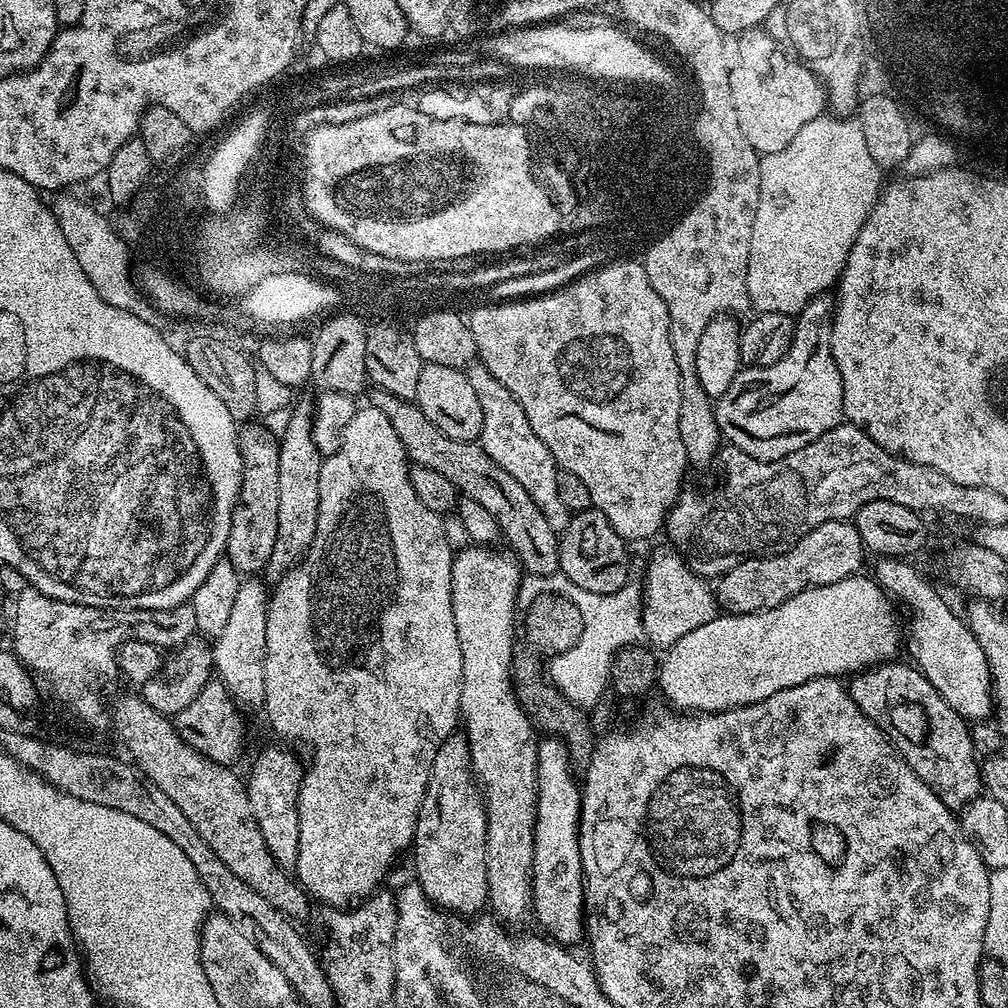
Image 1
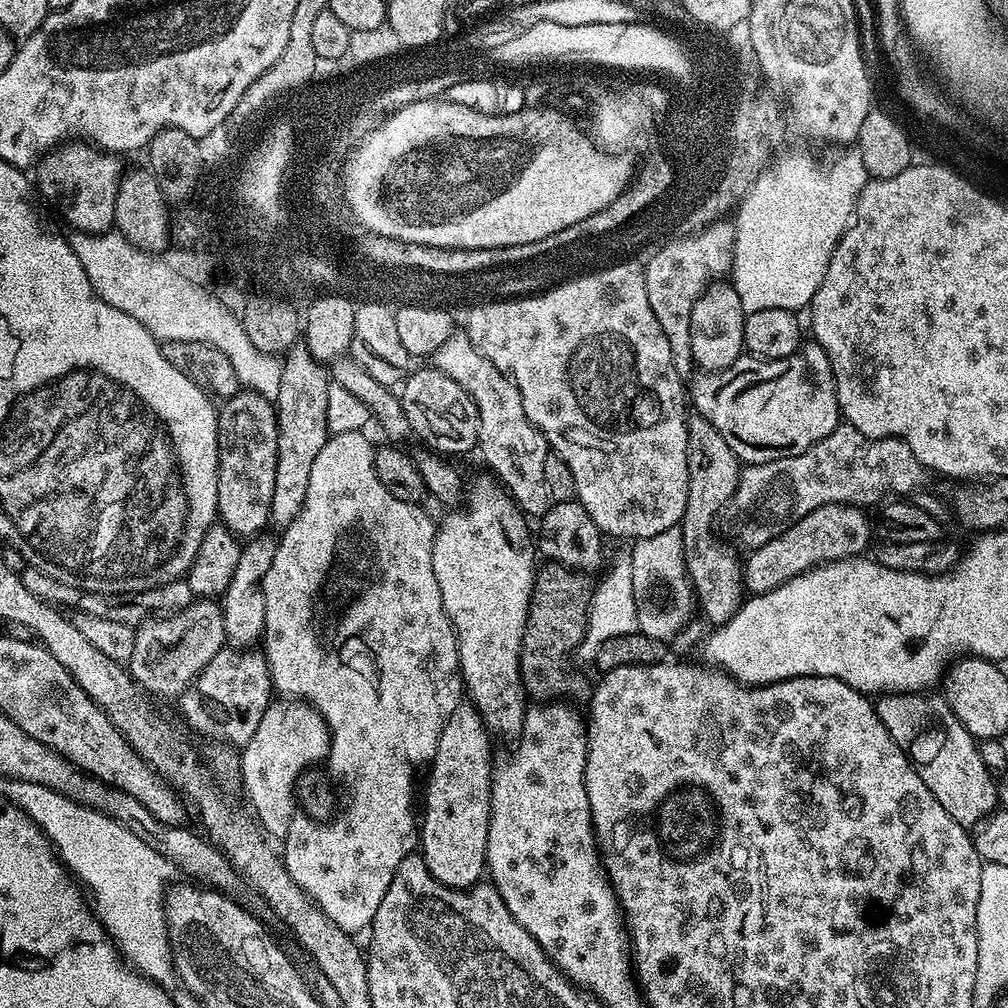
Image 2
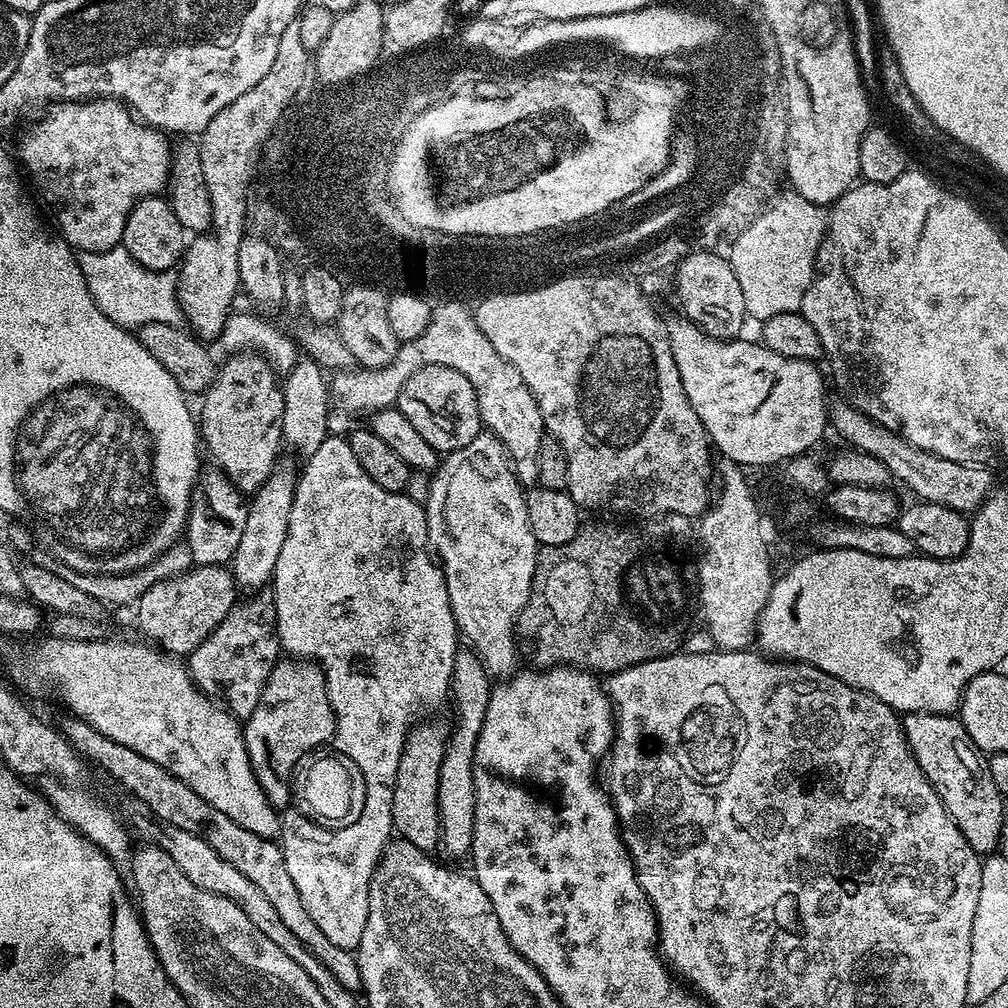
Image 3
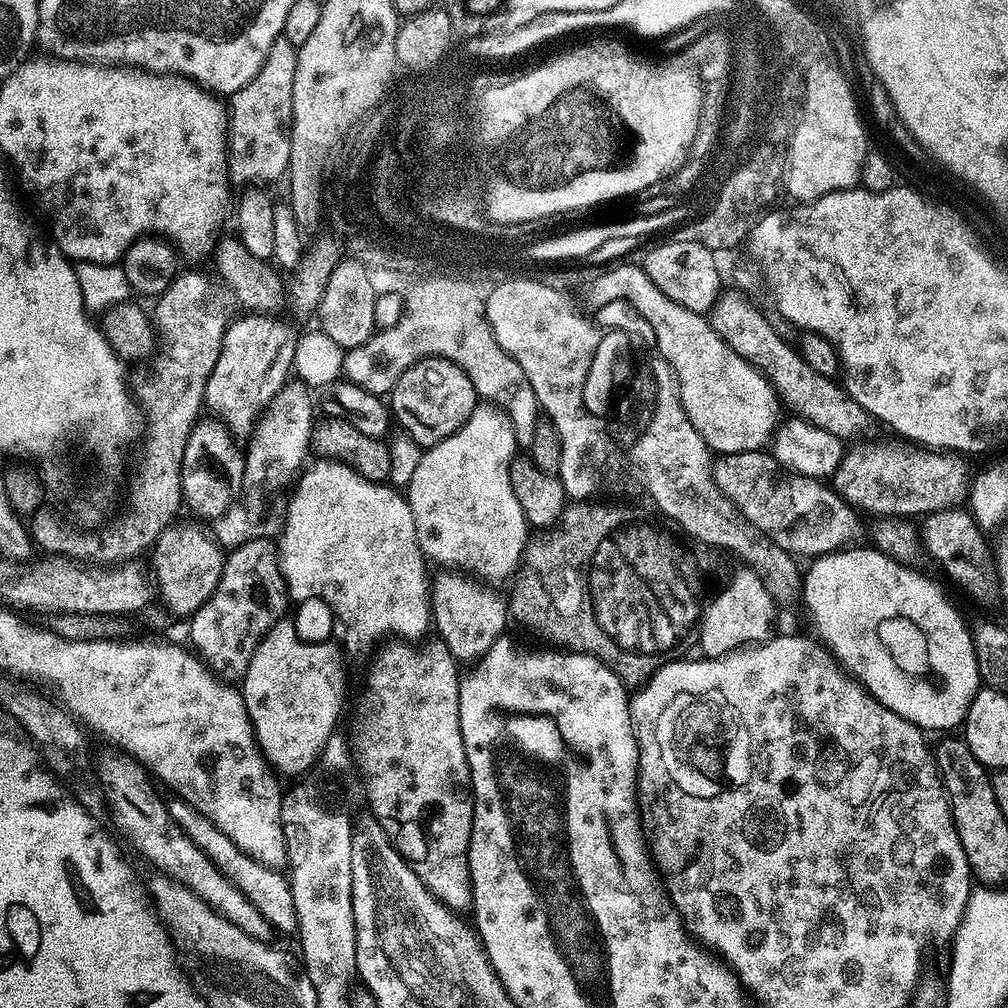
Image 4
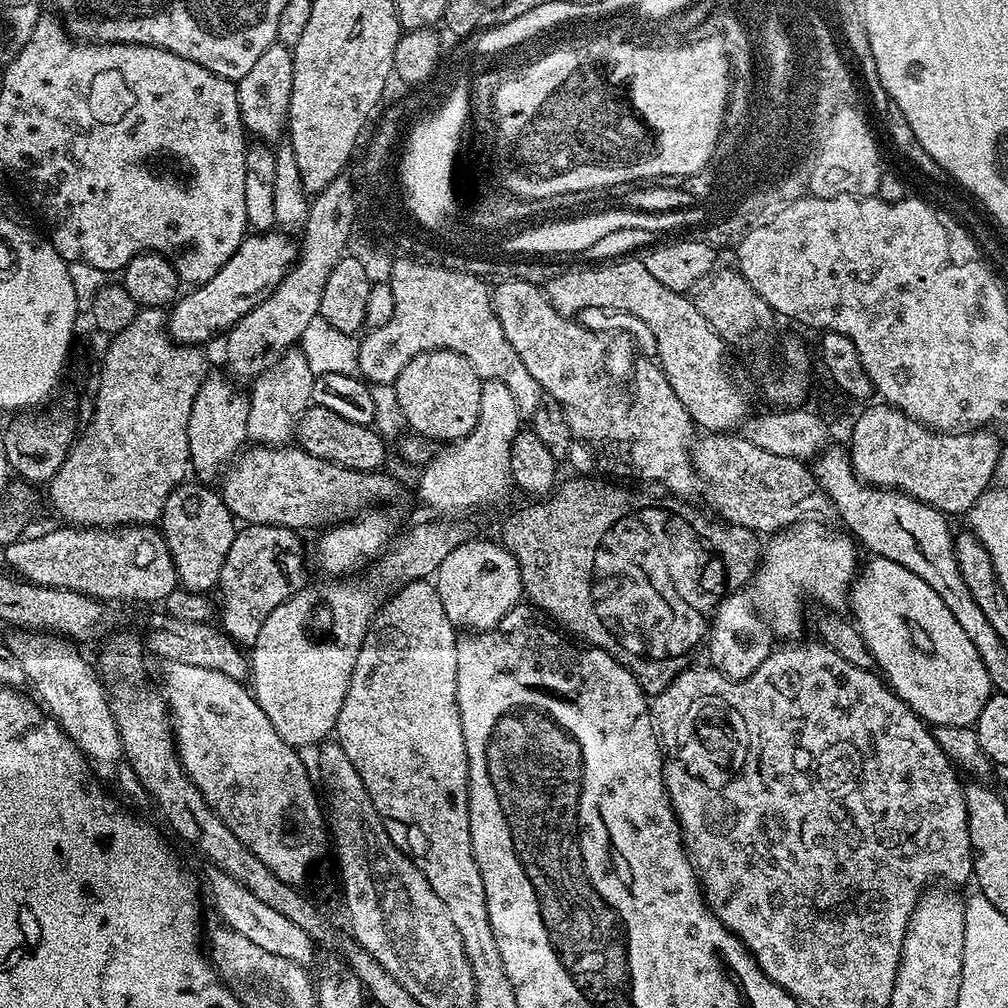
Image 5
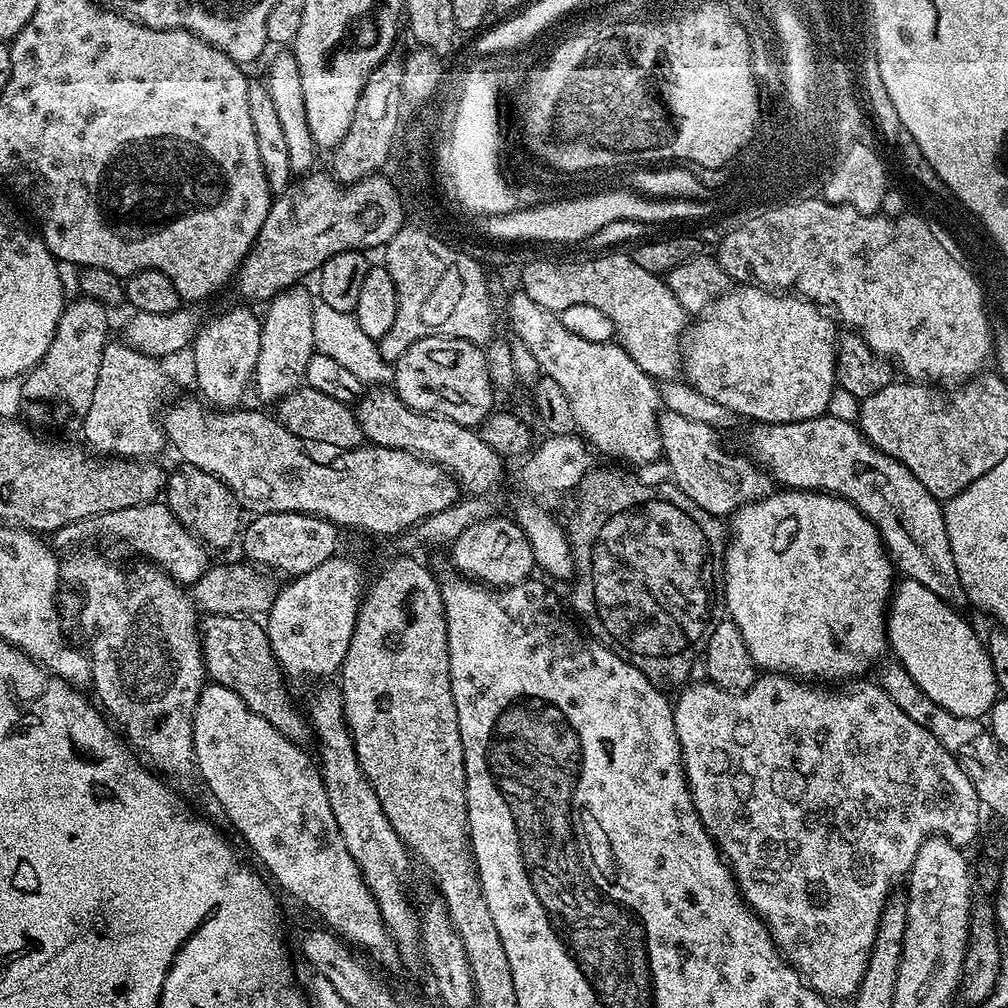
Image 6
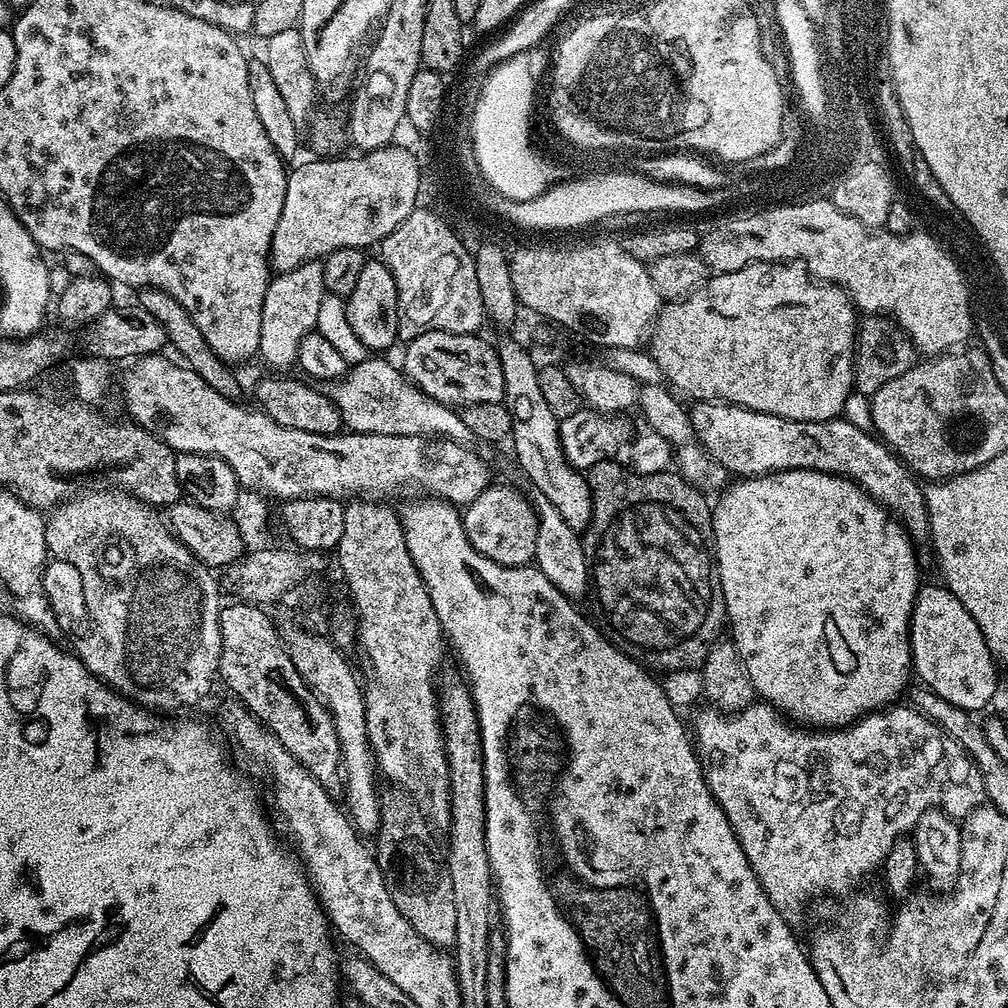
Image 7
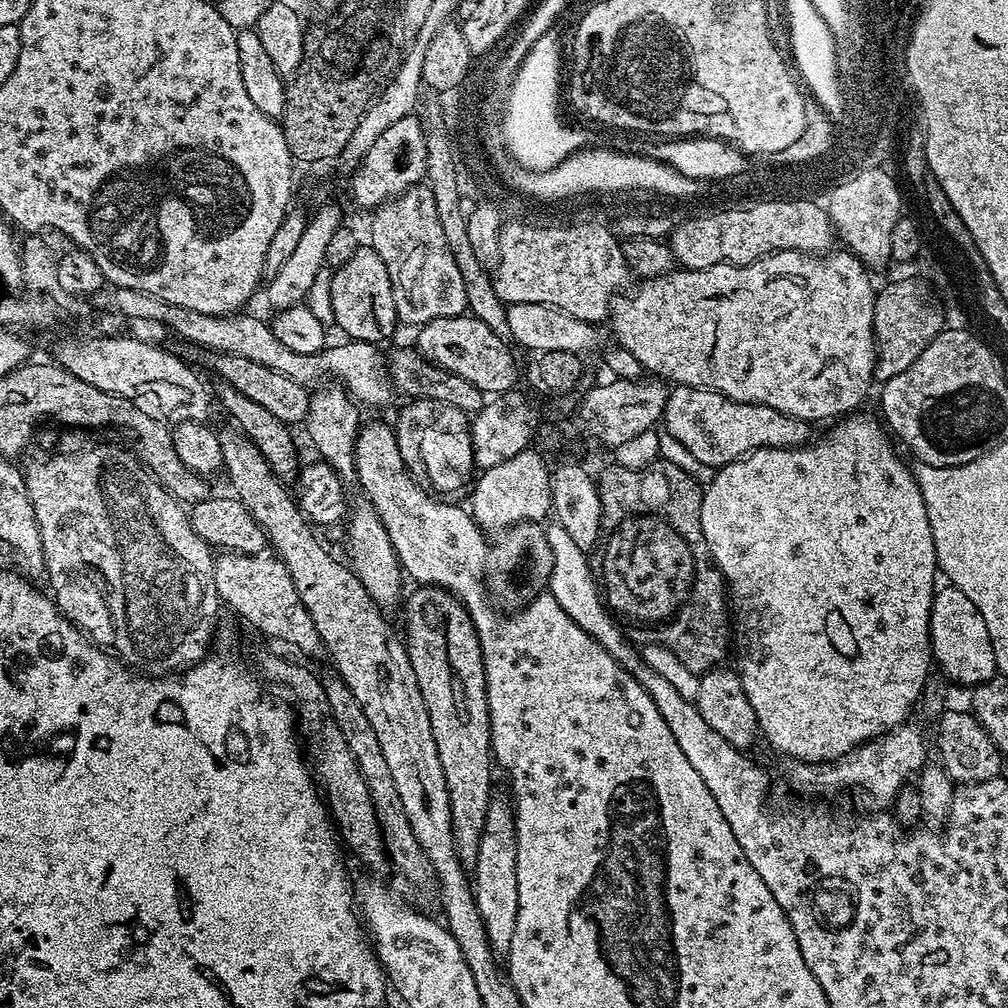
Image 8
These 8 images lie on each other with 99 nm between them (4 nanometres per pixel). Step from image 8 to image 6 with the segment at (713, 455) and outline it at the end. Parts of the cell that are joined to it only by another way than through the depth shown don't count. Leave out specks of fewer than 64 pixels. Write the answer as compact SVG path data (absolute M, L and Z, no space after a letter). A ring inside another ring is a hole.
M825 414L813 420L785 424L753 423L752 433L748 436L747 455L779 485L805 492L830 492L834 496L848 500L874 522L893 565L899 571L901 568L907 579L926 586L926 590L934 590L938 598L950 605L967 605L968 596L964 593L964 587L958 578L958 566L954 566L954 554L950 550L950 538L946 534L941 501L932 496L930 490L926 490L926 486L922 486L922 482L918 482L918 478L914 478L914 474L906 470L906 466L902 466L902 462L875 448L853 421L851 424L840 416L832 415Z

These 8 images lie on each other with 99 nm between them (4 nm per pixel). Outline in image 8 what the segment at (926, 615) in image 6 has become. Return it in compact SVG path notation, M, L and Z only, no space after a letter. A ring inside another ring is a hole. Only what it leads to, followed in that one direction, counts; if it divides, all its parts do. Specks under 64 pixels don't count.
M944 586L933 596L930 610L930 638L935 667L941 668L954 683L975 686L997 675L994 646L990 646L990 634L986 630L986 621L982 618L982 614L978 614L978 606L974 606L974 602L970 602L970 598L962 594L962 590Z

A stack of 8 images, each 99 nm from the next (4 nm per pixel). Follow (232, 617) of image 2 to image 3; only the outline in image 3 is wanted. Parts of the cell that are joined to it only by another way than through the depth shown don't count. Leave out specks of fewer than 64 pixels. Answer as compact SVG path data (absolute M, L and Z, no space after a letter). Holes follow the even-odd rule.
M283 466L277 467L266 483L256 491L248 504L246 527L242 530L242 542L232 555L230 571L241 589L260 590L271 581L274 566L278 566L278 554L282 542L286 542L286 530L290 526L290 510L296 497L298 476Z

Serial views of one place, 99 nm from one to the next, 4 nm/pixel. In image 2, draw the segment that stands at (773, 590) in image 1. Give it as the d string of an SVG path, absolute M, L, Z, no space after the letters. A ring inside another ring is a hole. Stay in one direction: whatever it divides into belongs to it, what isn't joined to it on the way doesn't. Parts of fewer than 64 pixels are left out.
M827 504L820 506L806 518L802 518L790 530L778 538L766 542L766 546L753 548L747 553L742 564L744 587L749 593L770 592L790 582L798 574L808 572L819 564L829 564L835 560L851 560L859 557L874 540L874 524L863 507L854 504Z

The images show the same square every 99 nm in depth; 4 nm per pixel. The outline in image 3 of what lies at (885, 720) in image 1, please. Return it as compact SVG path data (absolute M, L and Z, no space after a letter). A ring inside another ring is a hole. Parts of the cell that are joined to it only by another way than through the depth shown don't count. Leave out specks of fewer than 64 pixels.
M910 712L903 717L902 727L908 749L930 786L934 786L942 806L950 814L954 826L958 826L962 838L970 842L975 852L995 853L1000 846L1002 826L1006 823L1006 797L998 794L998 786L994 786L994 778L990 778L985 757L974 746L959 719L952 714L939 716L929 712Z

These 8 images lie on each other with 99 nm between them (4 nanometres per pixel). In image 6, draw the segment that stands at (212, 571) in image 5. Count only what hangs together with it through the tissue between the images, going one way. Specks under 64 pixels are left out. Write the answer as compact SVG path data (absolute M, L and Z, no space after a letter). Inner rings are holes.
M181 463L179 467L173 472L169 471L166 476L168 509L209 549L228 548L235 540L237 543L242 532L242 505L236 495L217 476L206 474L206 470L198 470L198 466Z

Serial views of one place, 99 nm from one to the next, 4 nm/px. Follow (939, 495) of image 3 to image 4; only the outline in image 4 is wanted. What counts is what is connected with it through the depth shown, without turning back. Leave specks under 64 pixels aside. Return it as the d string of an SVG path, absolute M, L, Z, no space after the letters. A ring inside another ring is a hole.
M723 295L710 313L710 323L713 330L718 333L739 356L747 357L749 361L756 364L756 366L768 376L773 385L782 393L786 404L786 399L788 399L789 406L796 410L795 415L799 417L799 419L807 420L814 426L818 426L819 429L826 430L829 434L834 434L835 438L843 442L850 442L850 440L856 440L852 442L863 441L865 437L867 437L864 435L874 427L872 415L862 406L858 406L858 402L854 402L854 398L850 398L848 391L837 383L833 377L818 374L818 370L814 370L814 366L807 364L800 356L799 351L797 351L793 345L791 348L791 346L776 333L775 326L772 325L750 301L743 300L740 296Z

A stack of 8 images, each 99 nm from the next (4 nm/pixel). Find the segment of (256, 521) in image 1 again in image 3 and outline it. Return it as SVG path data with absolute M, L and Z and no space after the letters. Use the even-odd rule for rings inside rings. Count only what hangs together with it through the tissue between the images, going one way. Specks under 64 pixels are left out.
M245 350L229 355L227 359L225 364L219 365L216 379L203 393L204 405L200 412L198 408L198 431L207 455L209 452L216 463L213 465L224 472L226 478L230 478L239 492L255 494L268 481L278 464L276 455L282 449L284 389L272 365L263 356Z

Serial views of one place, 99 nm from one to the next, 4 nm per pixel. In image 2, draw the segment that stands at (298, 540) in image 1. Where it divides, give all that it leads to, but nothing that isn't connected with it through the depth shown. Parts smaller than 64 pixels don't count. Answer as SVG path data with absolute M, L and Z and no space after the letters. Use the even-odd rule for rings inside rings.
M297 342L284 354L281 365L282 379L279 386L278 398L274 402L277 410L278 432L278 463L275 466L274 498L271 502L270 520L278 530L288 528L290 522L301 512L306 500L306 491L310 482L311 467L322 446L330 435L326 422L327 395L329 393L330 377L327 369L308 350L307 344Z

